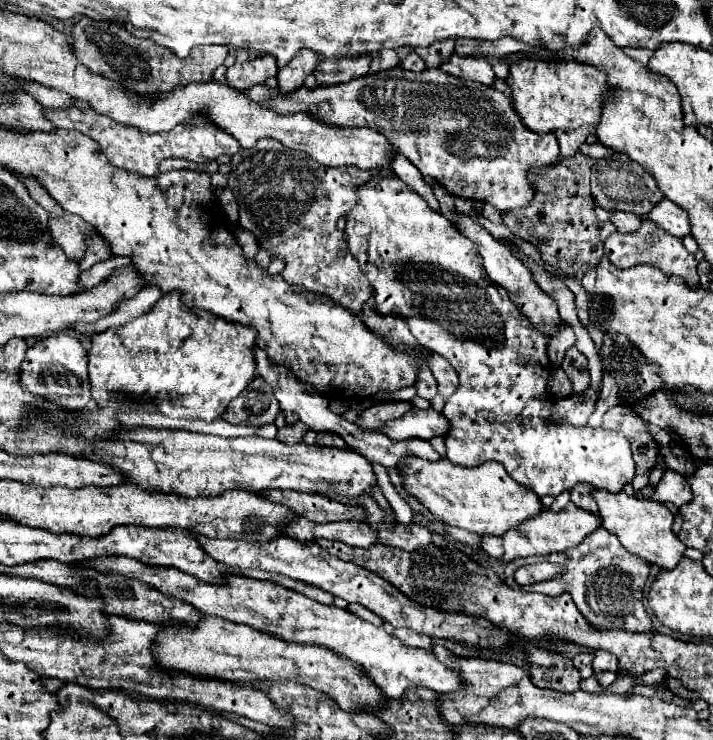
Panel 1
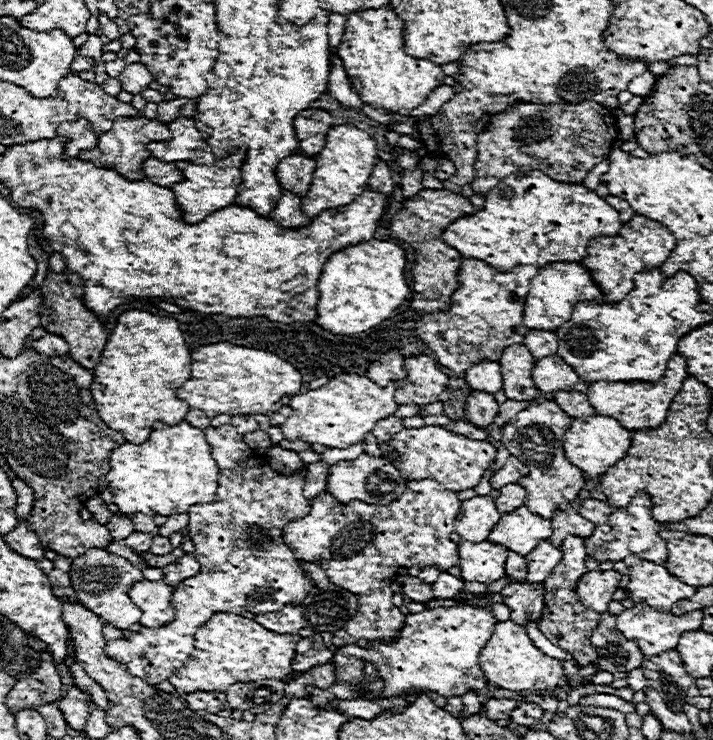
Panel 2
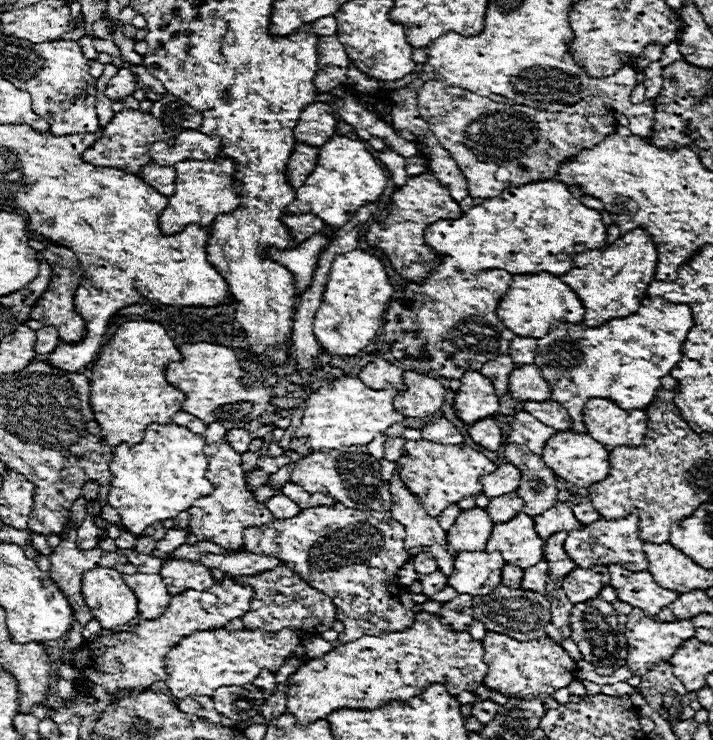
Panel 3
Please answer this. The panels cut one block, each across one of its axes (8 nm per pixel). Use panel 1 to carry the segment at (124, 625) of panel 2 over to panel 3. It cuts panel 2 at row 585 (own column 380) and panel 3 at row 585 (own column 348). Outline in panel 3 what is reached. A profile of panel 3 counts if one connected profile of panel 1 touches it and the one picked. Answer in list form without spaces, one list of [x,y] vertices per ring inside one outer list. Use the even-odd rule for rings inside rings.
[[[92,568],[82,574],[82,596],[92,616],[110,630],[138,616],[138,600],[114,568]]]

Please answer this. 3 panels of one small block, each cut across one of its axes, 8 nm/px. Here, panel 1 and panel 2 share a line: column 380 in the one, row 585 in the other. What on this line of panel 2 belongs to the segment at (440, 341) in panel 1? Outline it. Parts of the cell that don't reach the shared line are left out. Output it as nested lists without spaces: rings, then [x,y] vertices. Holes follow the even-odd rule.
[[[208,426],[204,434],[212,458],[220,466],[220,478],[216,498],[210,504],[188,510],[188,530],[196,546],[194,556],[202,570],[196,578],[188,578],[188,582],[180,582],[174,588],[172,606],[176,606],[176,618],[168,626],[158,626],[156,630],[142,628],[130,638],[108,642],[108,656],[124,662],[132,676],[142,678],[150,686],[168,680],[186,662],[196,642],[196,630],[212,614],[220,610],[264,614],[282,610],[288,604],[300,606],[314,586],[282,538],[282,528],[288,522],[310,514],[310,500],[304,498],[302,490],[308,464],[298,474],[282,476],[266,460],[258,458],[234,426]]]

